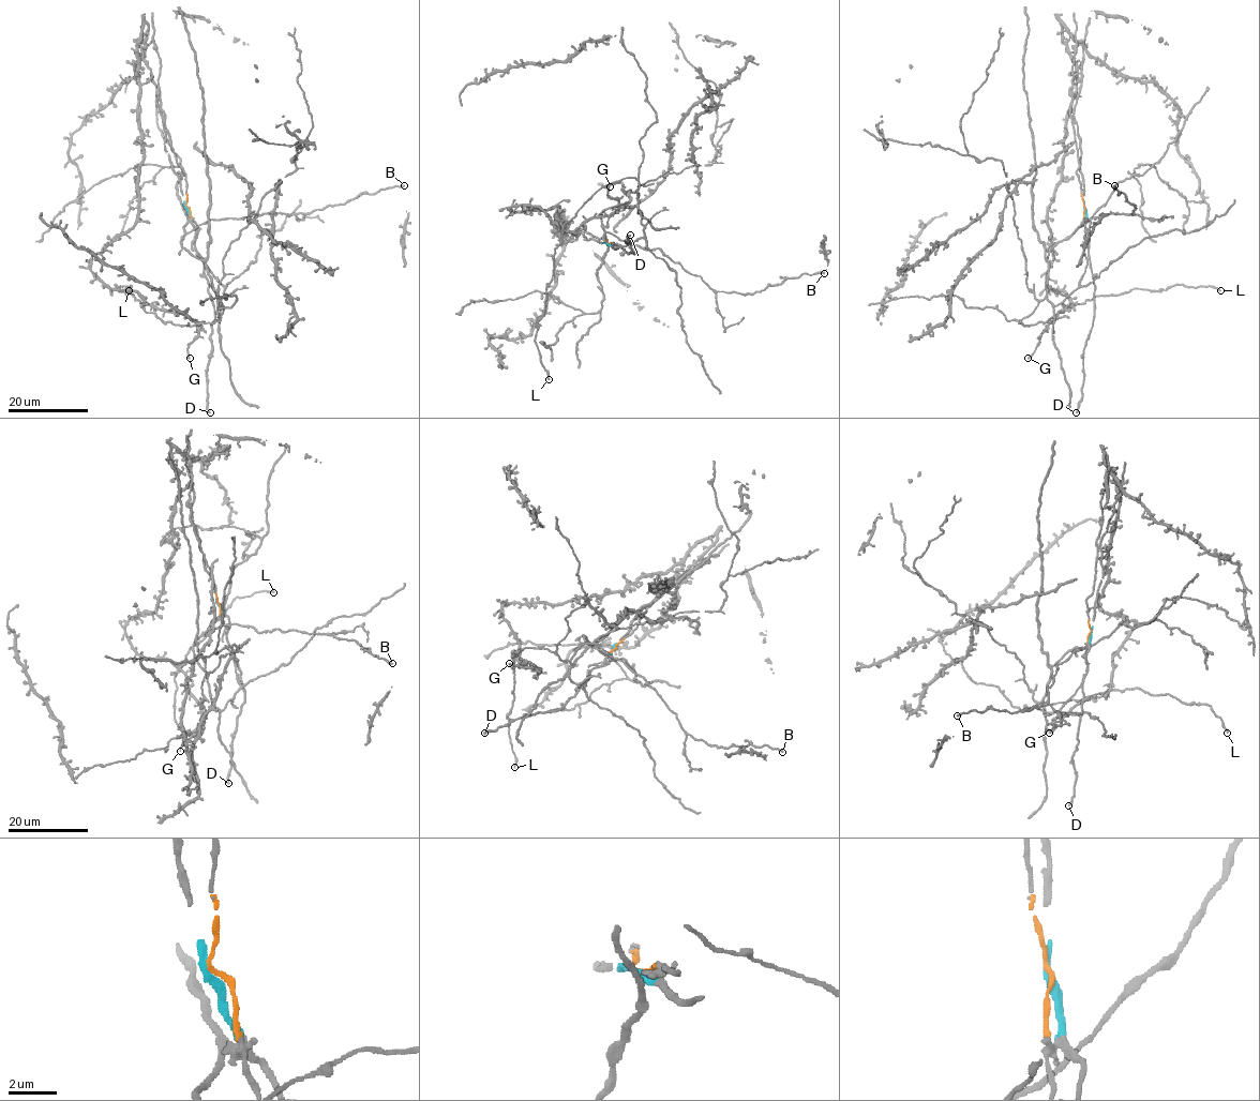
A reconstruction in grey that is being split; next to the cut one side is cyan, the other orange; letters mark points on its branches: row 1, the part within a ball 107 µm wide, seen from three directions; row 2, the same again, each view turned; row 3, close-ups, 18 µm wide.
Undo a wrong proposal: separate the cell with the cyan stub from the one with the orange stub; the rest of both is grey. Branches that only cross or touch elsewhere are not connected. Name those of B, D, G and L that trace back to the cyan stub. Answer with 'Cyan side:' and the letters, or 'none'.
Cyan side: D

